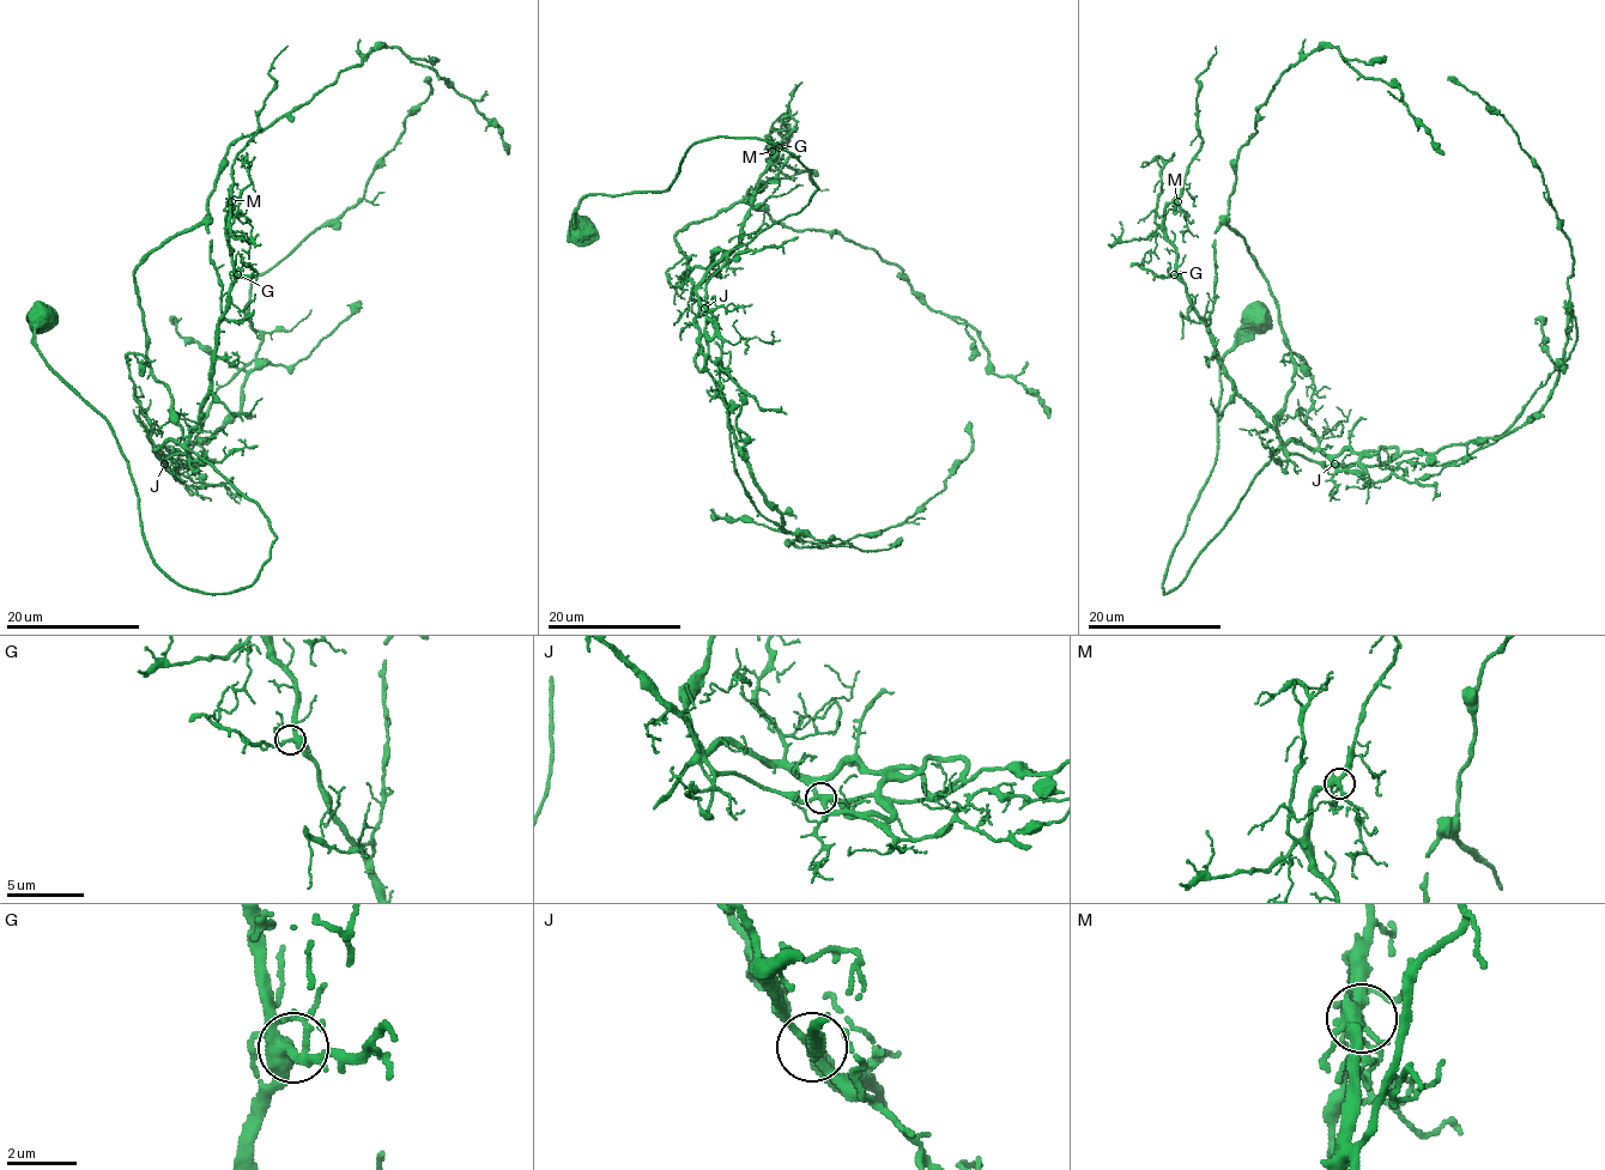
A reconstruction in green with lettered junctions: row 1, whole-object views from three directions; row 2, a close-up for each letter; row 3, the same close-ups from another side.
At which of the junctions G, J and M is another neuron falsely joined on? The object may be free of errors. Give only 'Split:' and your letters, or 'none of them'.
Split: none of them

